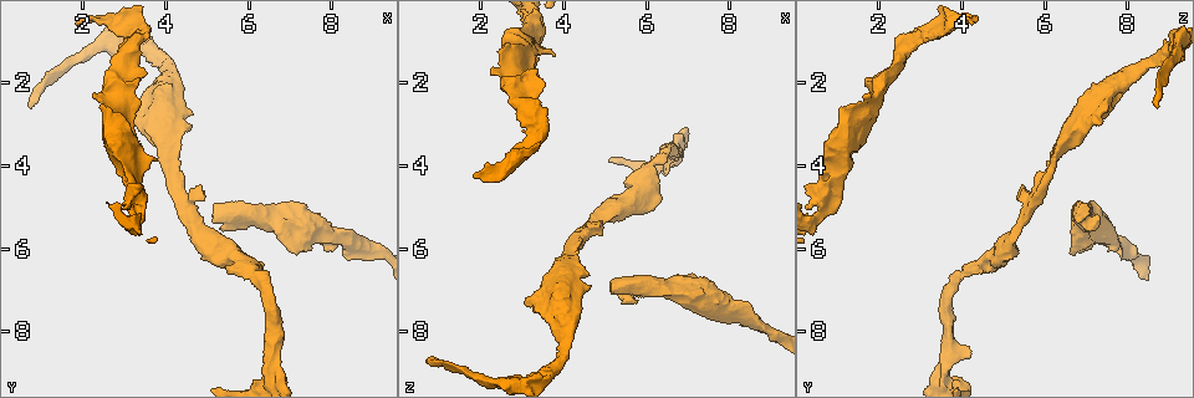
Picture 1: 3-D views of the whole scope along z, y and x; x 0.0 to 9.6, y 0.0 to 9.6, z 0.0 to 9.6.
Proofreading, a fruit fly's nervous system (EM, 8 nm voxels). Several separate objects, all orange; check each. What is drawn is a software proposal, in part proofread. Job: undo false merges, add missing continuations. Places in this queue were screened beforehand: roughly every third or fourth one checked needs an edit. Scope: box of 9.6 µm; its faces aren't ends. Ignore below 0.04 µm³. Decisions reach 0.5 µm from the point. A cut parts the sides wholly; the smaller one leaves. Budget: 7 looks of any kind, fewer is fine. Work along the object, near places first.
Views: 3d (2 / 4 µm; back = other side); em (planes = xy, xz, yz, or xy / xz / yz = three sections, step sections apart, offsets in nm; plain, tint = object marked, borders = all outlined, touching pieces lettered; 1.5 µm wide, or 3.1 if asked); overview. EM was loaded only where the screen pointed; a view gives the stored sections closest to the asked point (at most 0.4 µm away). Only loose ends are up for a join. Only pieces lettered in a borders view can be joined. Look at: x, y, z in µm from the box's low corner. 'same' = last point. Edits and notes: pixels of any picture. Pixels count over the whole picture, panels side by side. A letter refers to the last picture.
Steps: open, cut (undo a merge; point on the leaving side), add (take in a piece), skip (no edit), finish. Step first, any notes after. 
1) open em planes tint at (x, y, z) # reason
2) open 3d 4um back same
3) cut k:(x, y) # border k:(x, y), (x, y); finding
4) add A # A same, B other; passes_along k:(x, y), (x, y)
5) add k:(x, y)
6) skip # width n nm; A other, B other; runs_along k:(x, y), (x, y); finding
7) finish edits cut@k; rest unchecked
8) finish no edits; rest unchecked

open em planes plain at (6.15, 6.70, 3.95) # thin neck

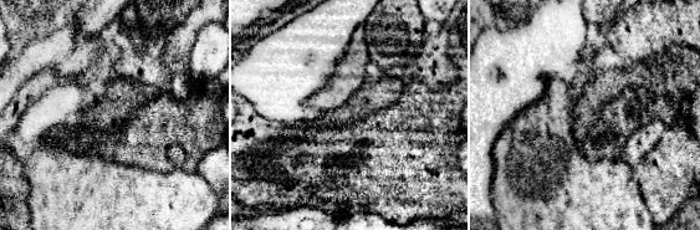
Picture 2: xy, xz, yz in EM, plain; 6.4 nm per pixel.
open em planes borders same

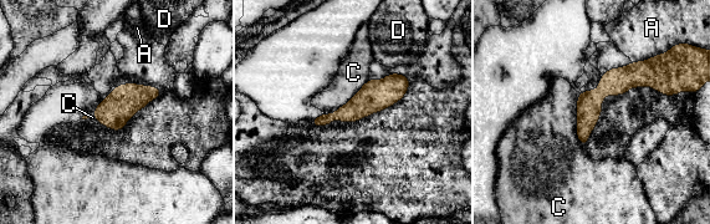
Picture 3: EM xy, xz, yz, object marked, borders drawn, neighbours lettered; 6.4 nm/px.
skip # longest_contact C 360 nm; A other, C other, D other; runs_along 3:(405, 81), (351, 112), (315, 122); continuous, no second cell

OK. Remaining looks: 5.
open em planes borders at (6.55, 8.45, 4.20) # branch stops here

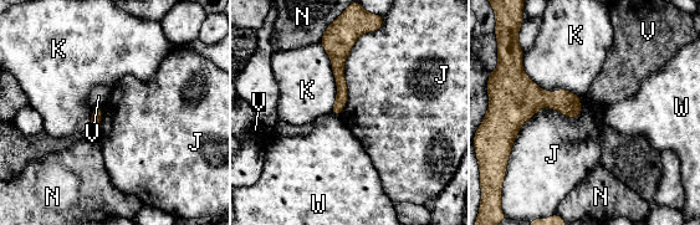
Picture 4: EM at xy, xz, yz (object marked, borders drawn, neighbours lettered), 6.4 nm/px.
skip # J other, K other, N other, V other, W other; none of them fits

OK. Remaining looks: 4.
open em planes borders at (5.20, 4.90, 6.95) # free end

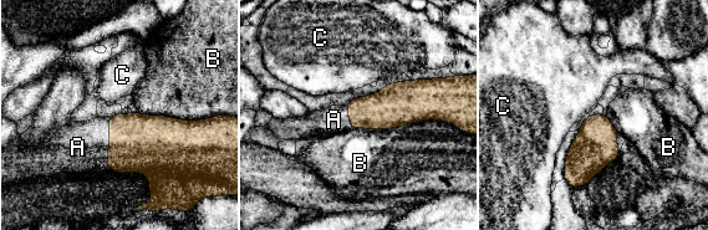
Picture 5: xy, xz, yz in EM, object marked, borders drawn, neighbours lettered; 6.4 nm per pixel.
add 5:(77, 147) # A same, B other, C other; passes_along 5:(138, 143), (110, 137), (77, 147); the cell continues

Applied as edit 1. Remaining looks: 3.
finish edits add@5; rest unchecked

